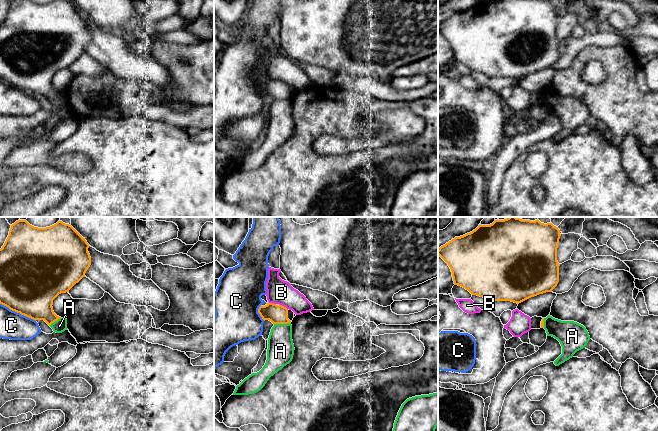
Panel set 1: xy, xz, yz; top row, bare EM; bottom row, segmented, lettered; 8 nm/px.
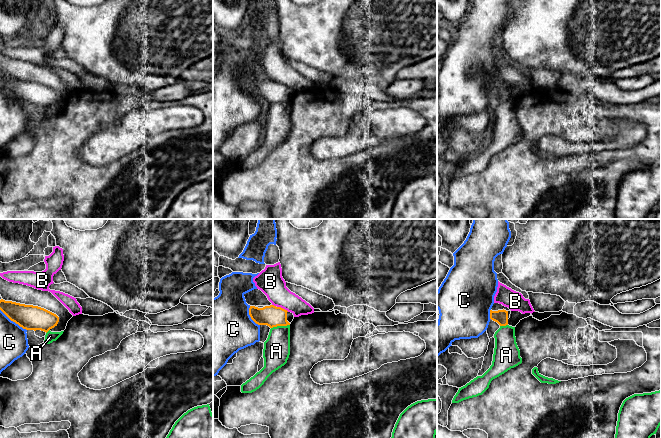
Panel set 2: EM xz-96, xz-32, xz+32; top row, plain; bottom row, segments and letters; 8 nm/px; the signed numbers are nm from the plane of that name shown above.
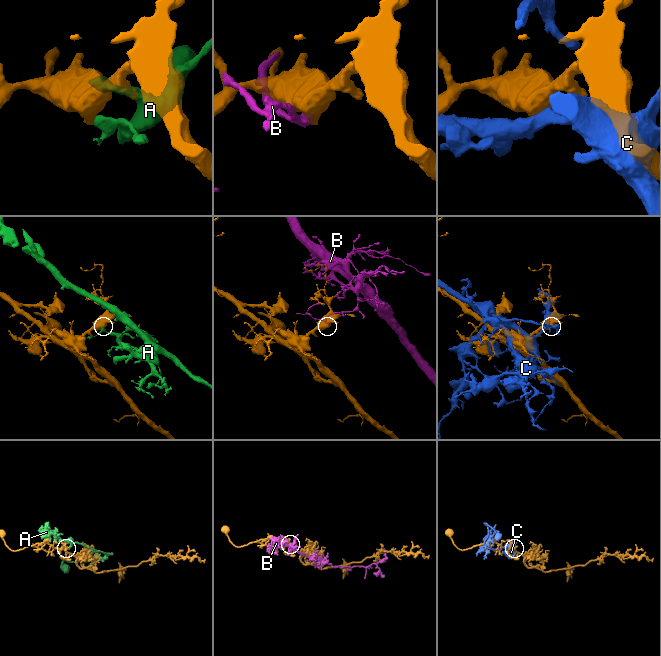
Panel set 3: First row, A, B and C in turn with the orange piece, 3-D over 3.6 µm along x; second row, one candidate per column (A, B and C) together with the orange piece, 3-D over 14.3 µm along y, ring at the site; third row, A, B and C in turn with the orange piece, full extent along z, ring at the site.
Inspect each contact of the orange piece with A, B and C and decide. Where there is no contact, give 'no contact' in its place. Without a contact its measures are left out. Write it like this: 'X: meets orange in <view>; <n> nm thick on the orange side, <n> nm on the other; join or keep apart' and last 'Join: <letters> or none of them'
A: meets orange in xz; 150 nm thick on the orange side, 220 nm on the other; keep apart
B: meets orange in xz; 150 nm thick on the orange side, 200 nm on the other; keep apart
C: meets orange in xy; 480 nm thick on the orange side, 220 nm on the other; keep apart
Join: none of them

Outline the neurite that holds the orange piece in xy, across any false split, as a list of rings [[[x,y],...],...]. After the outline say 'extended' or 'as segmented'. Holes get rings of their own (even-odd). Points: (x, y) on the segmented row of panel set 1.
[[[26,220],[11,225],[9,235],[0,249],[0,304],[33,320],[44,320],[49,326],[60,319],[53,311],[53,300],[78,283],[91,265],[89,244],[71,225],[58,221],[56,224],[38,228]]] | as segmented

